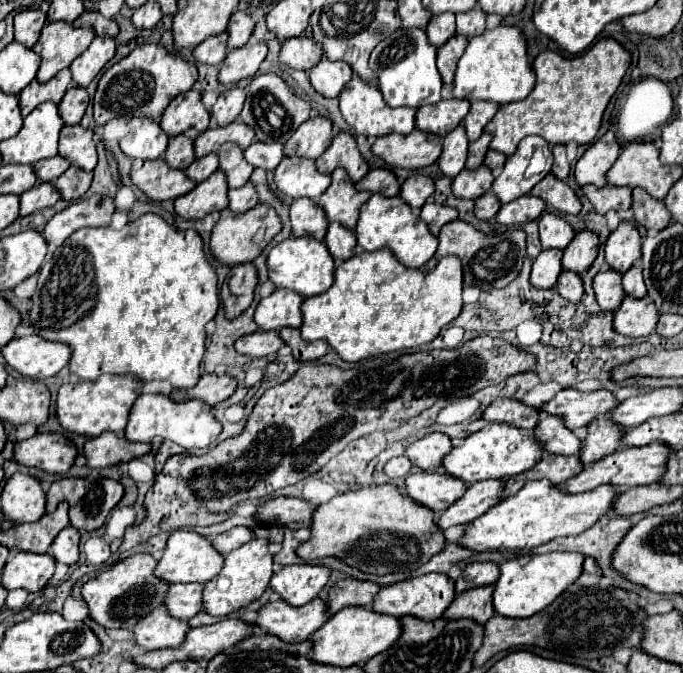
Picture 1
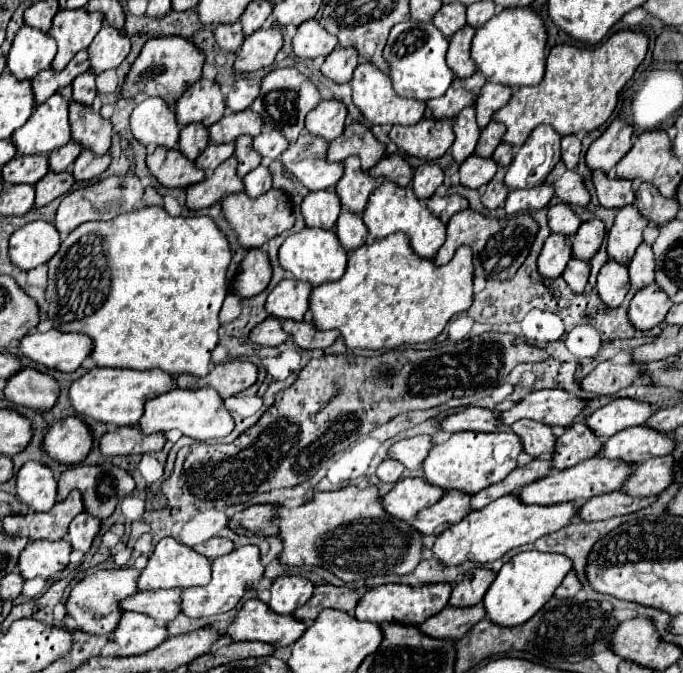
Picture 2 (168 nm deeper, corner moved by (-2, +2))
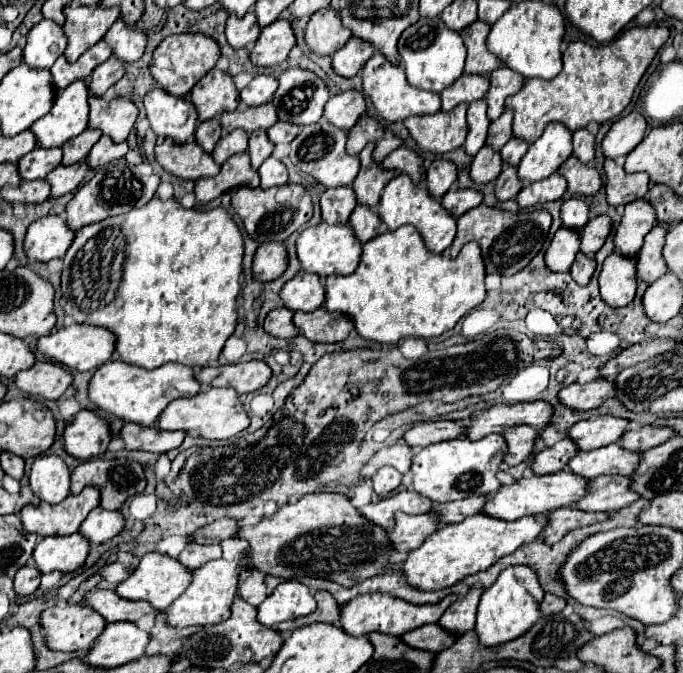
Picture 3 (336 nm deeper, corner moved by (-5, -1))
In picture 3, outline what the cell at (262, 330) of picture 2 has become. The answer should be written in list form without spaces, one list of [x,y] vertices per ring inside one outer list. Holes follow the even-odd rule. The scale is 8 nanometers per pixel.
[[[290,308],[270,310],[268,316],[266,316],[266,320],[264,320],[264,330],[266,330],[270,336],[290,340],[290,338],[298,336],[298,328],[294,326],[292,316],[294,316],[294,310],[290,310]]]

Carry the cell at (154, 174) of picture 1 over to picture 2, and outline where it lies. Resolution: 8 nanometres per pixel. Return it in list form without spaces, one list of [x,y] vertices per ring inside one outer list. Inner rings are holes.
[[[155,149],[147,155],[149,173],[167,189],[189,187],[205,179],[201,169],[195,169],[193,161],[187,161],[177,149]]]

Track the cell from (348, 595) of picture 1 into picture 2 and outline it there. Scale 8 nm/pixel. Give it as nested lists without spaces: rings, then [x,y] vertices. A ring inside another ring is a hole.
[[[317,585],[315,593],[311,597],[311,601],[307,601],[307,605],[299,607],[295,611],[295,617],[301,621],[315,621],[317,615],[323,609],[343,609],[349,615],[355,611],[355,605],[359,603],[359,597],[363,597],[367,593],[369,587],[363,589],[349,589],[349,587],[335,587],[335,585]]]

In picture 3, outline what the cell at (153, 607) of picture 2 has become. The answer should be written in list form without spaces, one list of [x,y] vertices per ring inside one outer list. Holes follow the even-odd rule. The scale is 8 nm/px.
[[[90,590],[84,594],[82,604],[96,610],[100,616],[104,616],[106,622],[136,622],[142,614],[154,612],[148,604],[130,604],[128,600],[122,600],[114,590]]]

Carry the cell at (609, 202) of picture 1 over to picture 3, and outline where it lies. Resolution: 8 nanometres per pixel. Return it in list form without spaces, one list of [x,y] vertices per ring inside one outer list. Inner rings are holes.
[[[606,158],[604,162],[606,170],[606,198],[612,206],[630,204],[638,198],[644,198],[648,194],[648,182],[650,176],[644,172],[628,174],[622,168],[622,162]]]

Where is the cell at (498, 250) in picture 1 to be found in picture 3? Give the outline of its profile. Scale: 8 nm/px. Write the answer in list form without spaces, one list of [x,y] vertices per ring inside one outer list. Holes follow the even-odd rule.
[[[480,204],[474,210],[468,210],[458,218],[458,234],[448,248],[450,256],[456,258],[460,248],[476,240],[482,248],[482,258],[486,264],[486,272],[500,272],[504,276],[510,276],[514,272],[520,272],[544,246],[548,230],[552,224],[552,216],[546,210],[518,210],[518,212],[506,212],[494,206]]]

